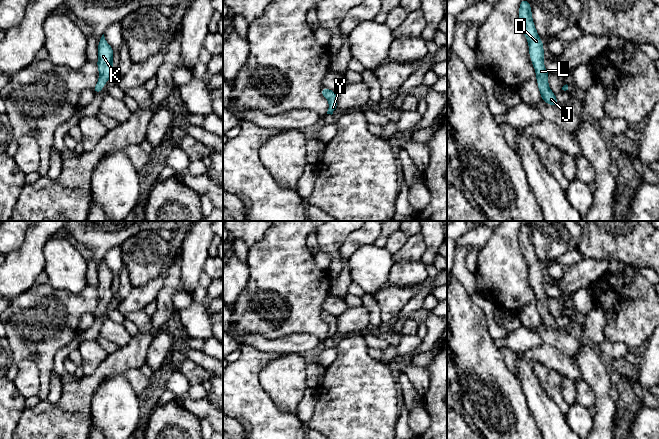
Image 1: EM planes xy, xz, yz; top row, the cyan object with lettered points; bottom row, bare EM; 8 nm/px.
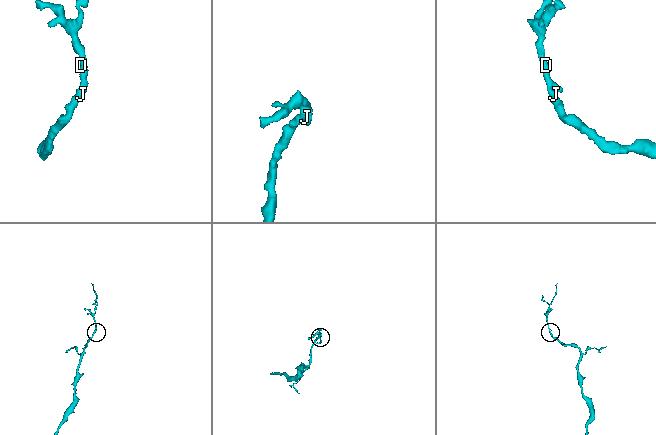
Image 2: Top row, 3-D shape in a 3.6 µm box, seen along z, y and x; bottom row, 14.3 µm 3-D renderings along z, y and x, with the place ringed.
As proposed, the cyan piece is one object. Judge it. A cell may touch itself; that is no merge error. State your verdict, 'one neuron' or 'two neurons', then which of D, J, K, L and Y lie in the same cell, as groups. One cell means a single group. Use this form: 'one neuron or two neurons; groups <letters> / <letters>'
one neuron; groups D J K L Y

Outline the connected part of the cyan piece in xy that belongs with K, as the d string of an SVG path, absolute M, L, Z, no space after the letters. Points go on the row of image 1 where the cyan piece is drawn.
M103 34L98 43L97 67L99 69L99 80L96 86L93 88L95 94L101 92L105 83L114 75L112 68L113 53L114 50L106 42Z

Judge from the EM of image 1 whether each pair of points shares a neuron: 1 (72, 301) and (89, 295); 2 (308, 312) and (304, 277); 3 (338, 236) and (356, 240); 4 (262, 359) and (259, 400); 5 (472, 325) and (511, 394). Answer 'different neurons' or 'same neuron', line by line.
1: same neuron
2: same neuron
3: different neurons
4: same neuron
5: same neuron

